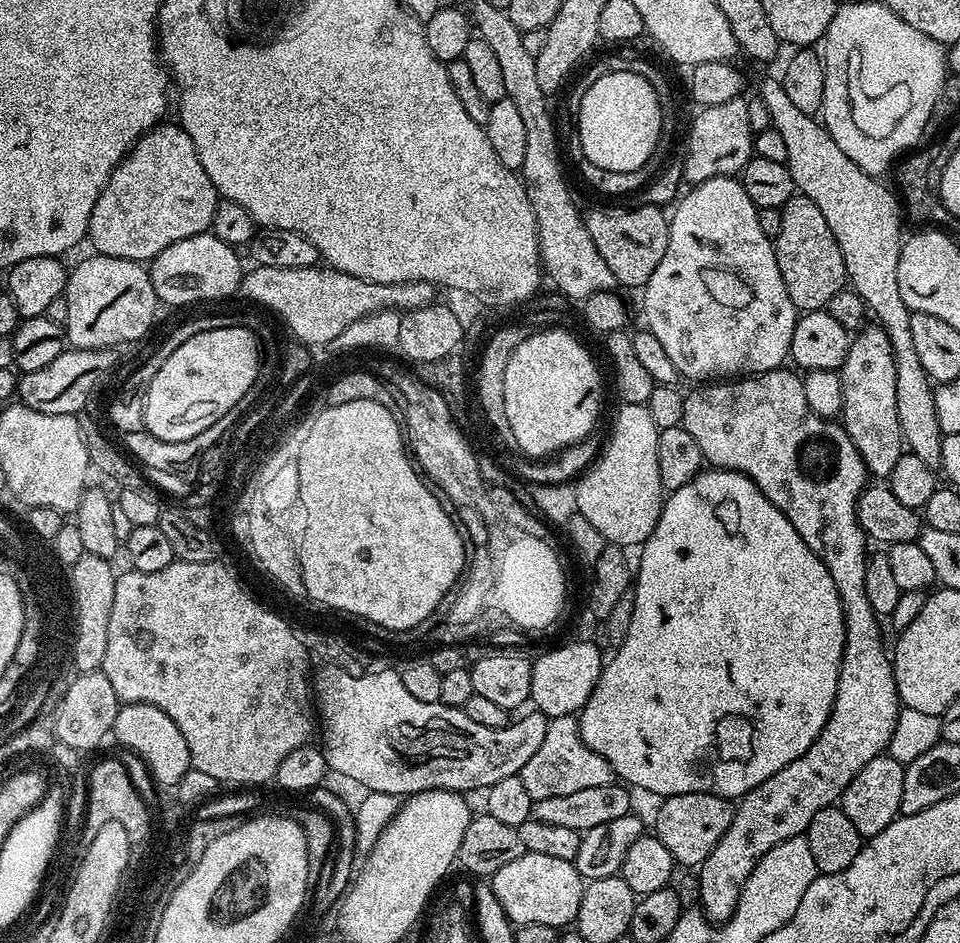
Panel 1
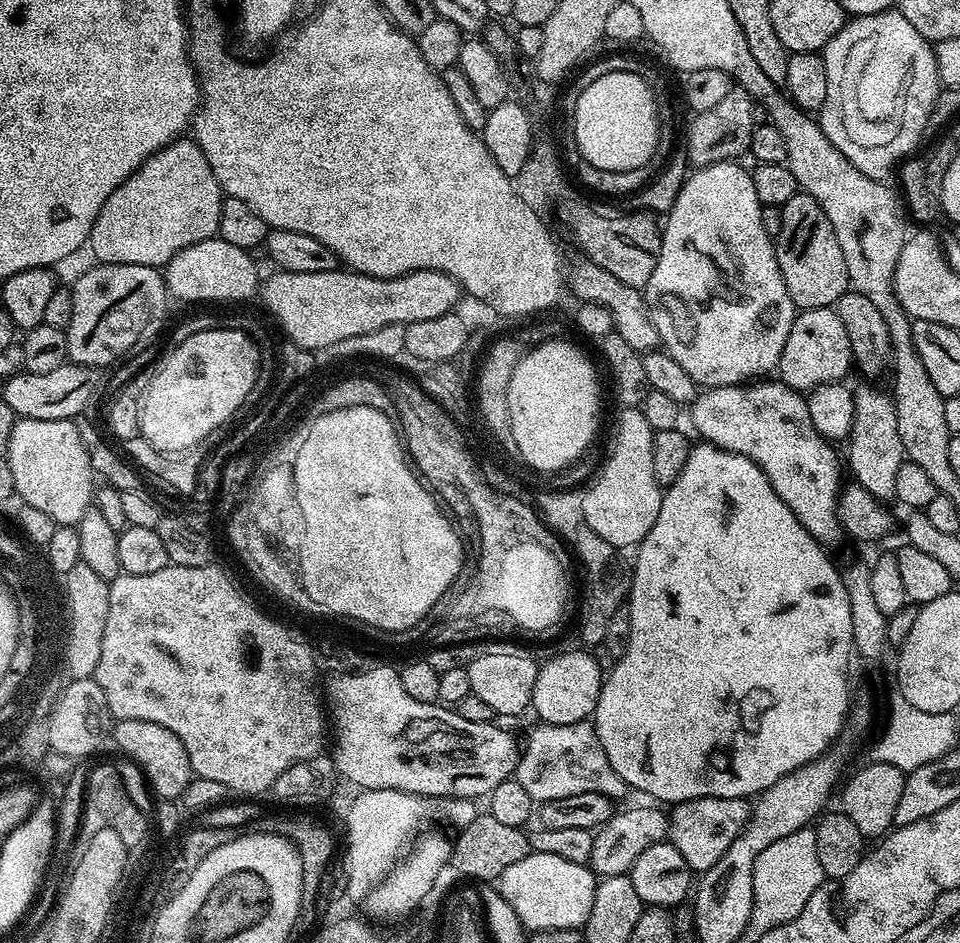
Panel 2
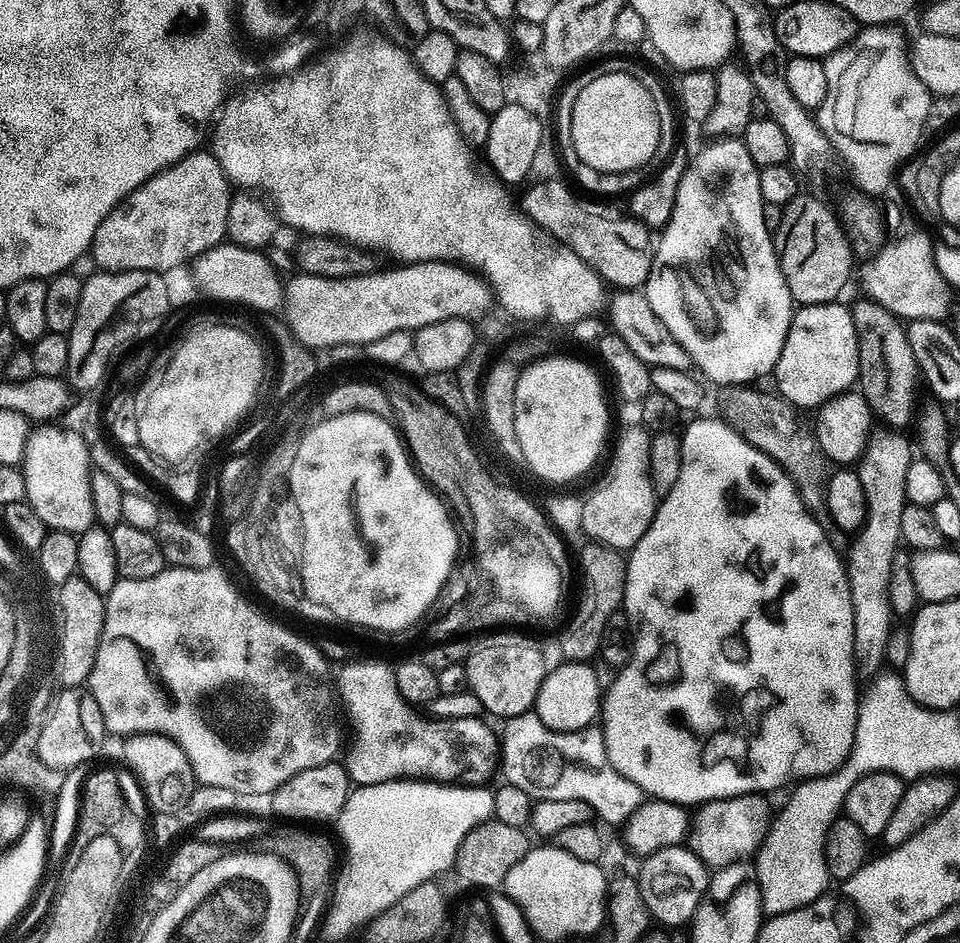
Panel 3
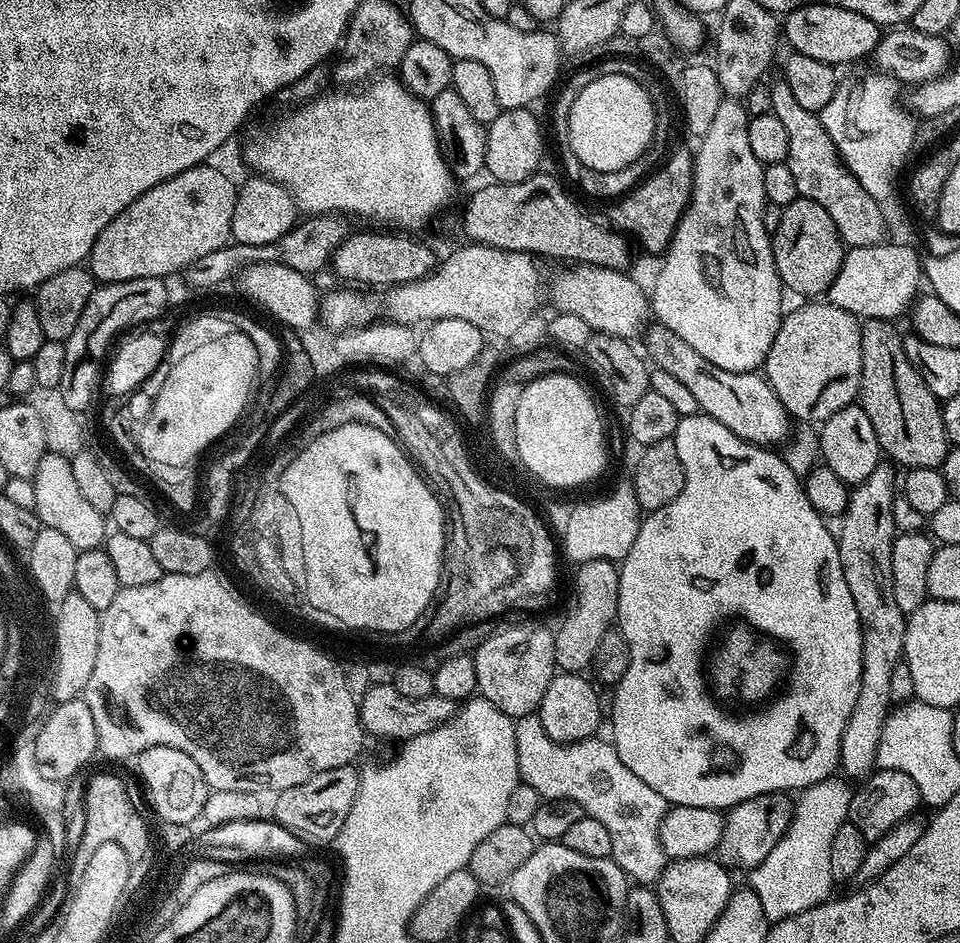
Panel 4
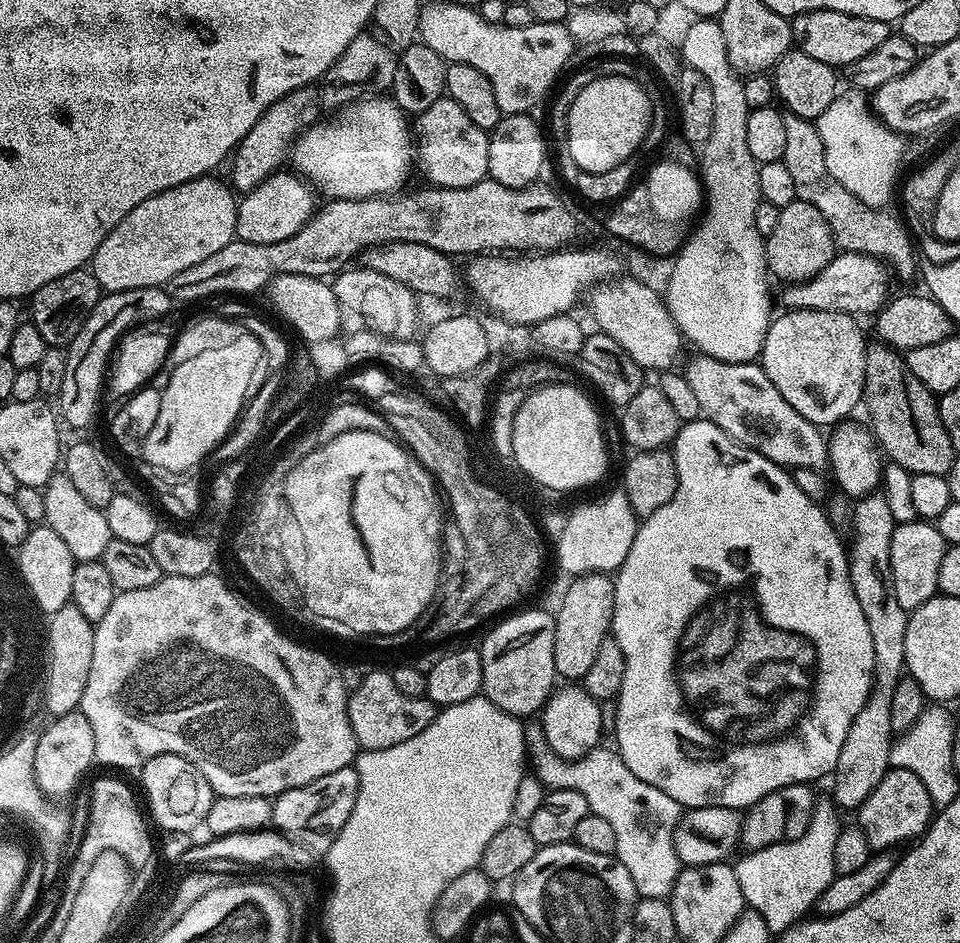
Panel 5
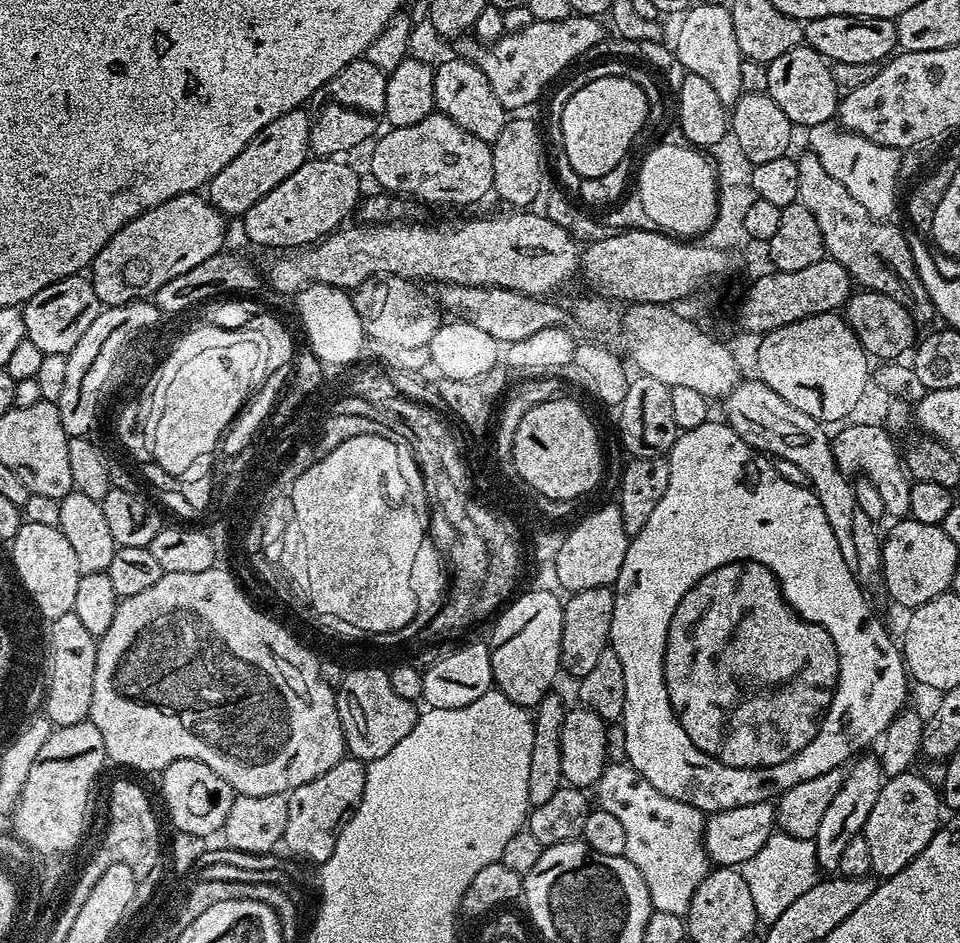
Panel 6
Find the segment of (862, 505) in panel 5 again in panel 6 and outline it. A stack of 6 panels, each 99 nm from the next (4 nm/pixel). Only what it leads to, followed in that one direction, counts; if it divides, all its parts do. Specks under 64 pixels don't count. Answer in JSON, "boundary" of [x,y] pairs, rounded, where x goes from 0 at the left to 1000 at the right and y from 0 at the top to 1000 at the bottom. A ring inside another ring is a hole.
{"boundary":[[[900,800],[886,807],[885,813],[880,818],[877,836],[865,850],[864,858],[859,860],[855,875],[852,876],[852,884],[848,889],[850,915],[855,924],[863,924],[859,926],[873,923],[873,911],[876,910],[878,898],[899,881],[907,856],[918,842],[923,826],[921,814],[911,801],[904,801],[908,800]]]}

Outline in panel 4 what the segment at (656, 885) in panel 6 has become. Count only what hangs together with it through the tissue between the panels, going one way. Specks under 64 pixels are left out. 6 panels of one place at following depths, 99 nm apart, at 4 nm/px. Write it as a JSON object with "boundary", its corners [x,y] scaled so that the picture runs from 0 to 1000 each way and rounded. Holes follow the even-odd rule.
{"boundary":[[[558,757],[541,760],[536,769],[543,828],[556,834],[556,838],[560,838],[560,842],[568,849],[602,850],[610,865],[623,867],[623,872],[627,872],[627,876],[635,880],[635,893],[640,893],[636,911],[642,913],[642,917],[650,924],[651,929],[667,940],[682,938],[691,927],[694,915],[692,899],[688,896],[688,877],[698,854],[690,846],[690,842],[685,842],[685,838],[677,838],[677,834],[673,834],[673,829],[669,829],[669,825],[665,825],[665,821],[660,821],[660,817],[656,817],[656,812],[648,808],[648,804],[644,804],[642,790],[632,784],[629,786],[625,785],[626,783],[618,783],[603,785],[597,789],[582,789],[569,778],[569,774],[565,774],[565,766]]]}

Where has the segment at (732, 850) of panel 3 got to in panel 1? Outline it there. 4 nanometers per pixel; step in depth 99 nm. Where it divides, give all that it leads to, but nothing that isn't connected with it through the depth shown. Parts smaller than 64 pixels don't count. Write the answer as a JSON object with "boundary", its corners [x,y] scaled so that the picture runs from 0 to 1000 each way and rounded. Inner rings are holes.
{"boundary":[[[720,840],[694,844],[686,849],[688,858],[683,861],[681,885],[688,890],[690,897],[698,901],[701,913],[714,922],[721,923],[732,916],[733,912],[748,897],[752,884],[763,871],[765,853],[761,847],[745,844],[739,840]]]}

